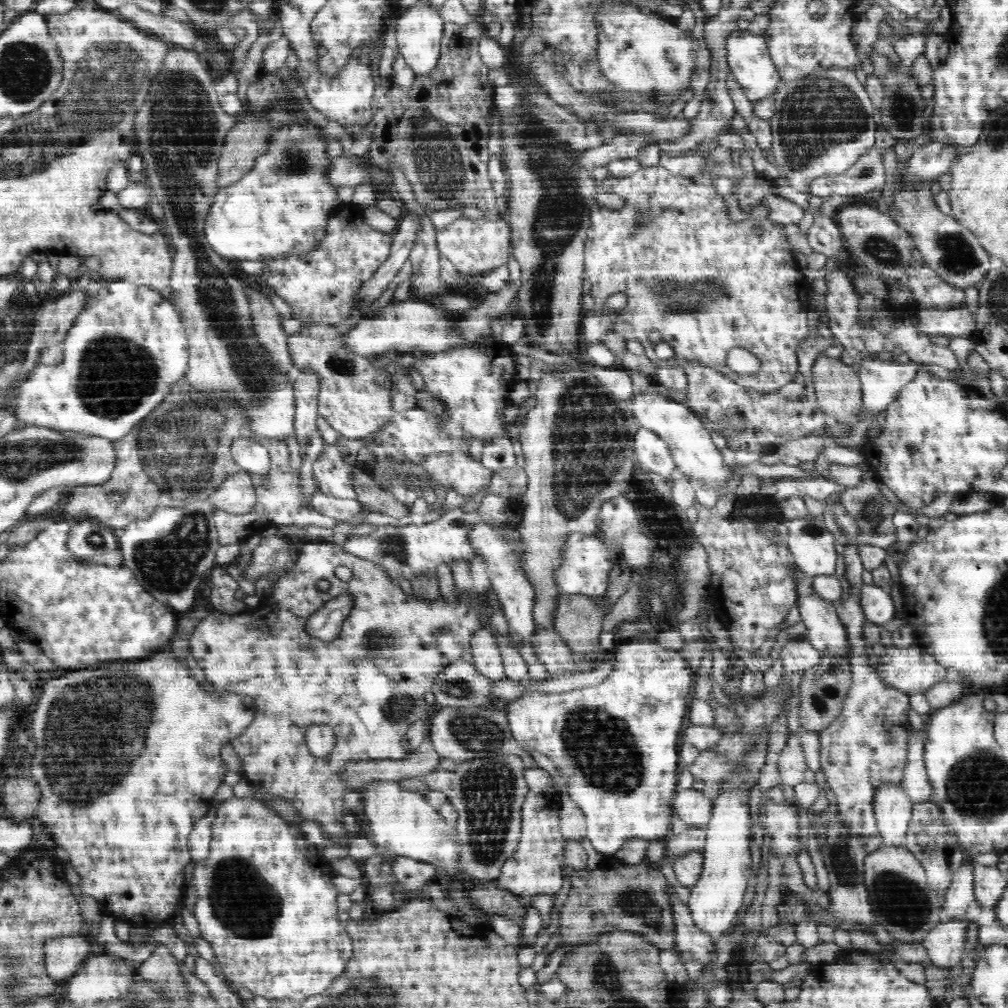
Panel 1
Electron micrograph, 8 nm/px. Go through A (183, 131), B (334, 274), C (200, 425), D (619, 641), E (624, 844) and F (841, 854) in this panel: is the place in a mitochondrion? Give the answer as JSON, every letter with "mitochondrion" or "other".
{"A":"mitochondrion","B":"other","C":"mitochondrion","D":"other","E":"other","F":"mitochondrion"}

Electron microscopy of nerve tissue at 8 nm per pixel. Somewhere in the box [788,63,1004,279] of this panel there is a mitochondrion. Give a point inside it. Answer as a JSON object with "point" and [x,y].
{"point":[956,255]}

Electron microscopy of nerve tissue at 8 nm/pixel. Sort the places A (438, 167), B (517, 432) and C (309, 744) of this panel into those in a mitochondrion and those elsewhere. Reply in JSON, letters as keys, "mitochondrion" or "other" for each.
{"A":"mitochondrion","B":"other","C":"other"}

